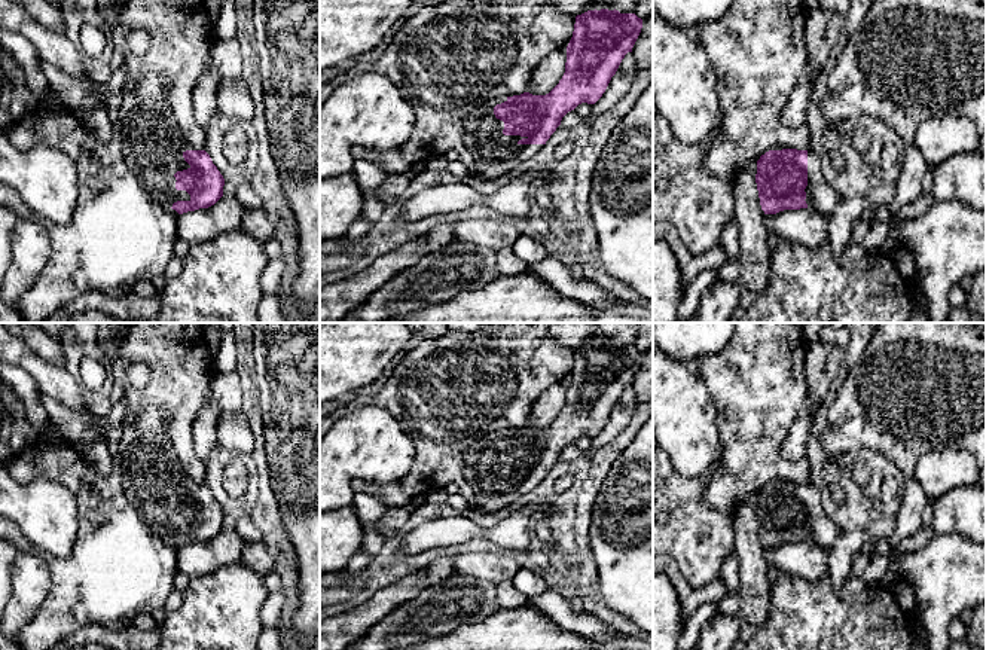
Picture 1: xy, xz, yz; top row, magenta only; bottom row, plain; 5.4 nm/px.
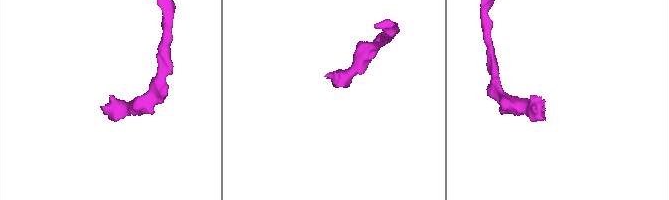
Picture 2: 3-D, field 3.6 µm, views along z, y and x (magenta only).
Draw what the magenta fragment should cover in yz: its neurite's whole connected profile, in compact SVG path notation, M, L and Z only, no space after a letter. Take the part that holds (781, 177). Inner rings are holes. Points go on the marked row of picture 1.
M769 150L757 161L755 183L764 214L812 208L830 216L843 198L827 183L811 150Z

